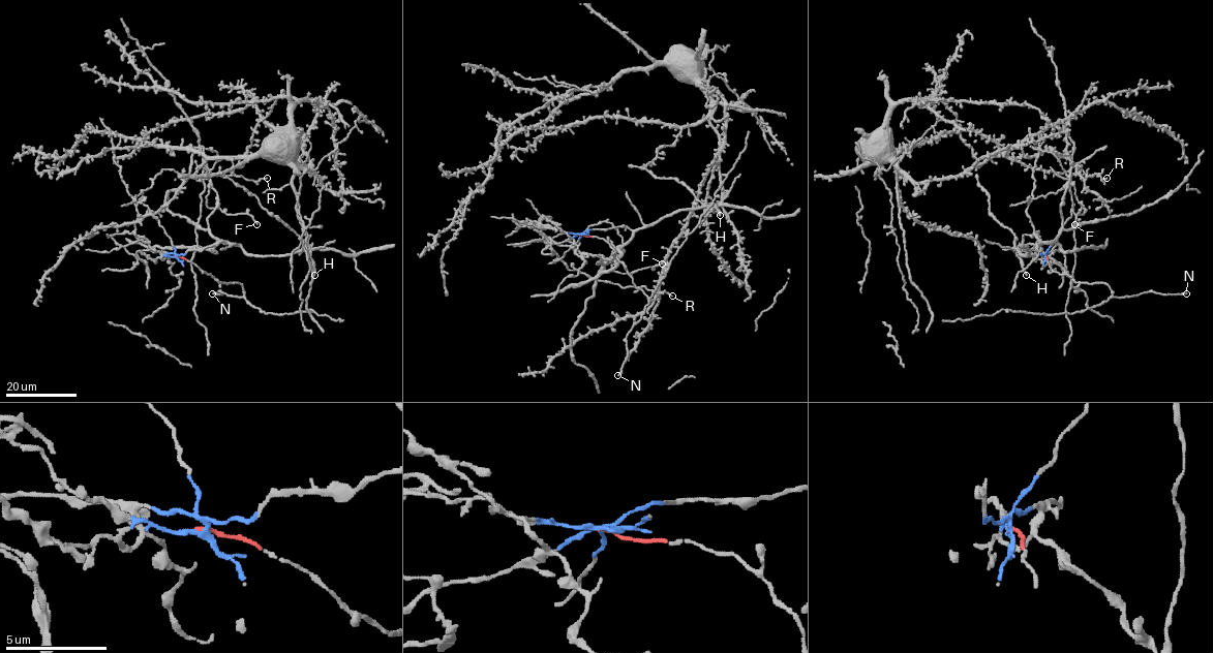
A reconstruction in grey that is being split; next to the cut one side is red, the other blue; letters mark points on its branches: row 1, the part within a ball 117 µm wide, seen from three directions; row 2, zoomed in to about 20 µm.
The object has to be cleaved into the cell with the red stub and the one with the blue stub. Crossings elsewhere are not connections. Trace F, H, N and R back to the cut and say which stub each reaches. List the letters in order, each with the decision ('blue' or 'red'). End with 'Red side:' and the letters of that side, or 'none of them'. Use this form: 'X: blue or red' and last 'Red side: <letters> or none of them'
F: blue
H: blue
N: red
R: blue
Red side: N

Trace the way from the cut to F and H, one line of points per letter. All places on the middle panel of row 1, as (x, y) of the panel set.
F: (580, 235), (616, 226), (633, 231), (612, 251), (623, 250), (611, 266), (614, 271), (630, 273), (662, 263)
H: (580, 235), (616, 226), (641, 229), (680, 211), (701, 207), (716, 206), (720, 216)

